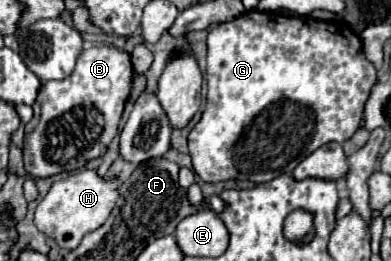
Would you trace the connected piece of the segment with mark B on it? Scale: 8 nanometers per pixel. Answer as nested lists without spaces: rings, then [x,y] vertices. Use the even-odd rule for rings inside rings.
[[[94,46],[80,54],[76,70],[72,76],[58,82],[42,82],[38,90],[38,98],[34,102],[34,118],[26,124],[24,136],[24,168],[32,178],[48,178],[60,172],[72,172],[84,168],[90,160],[104,156],[108,144],[118,132],[118,122],[124,112],[124,104],[130,96],[132,88],[132,62],[130,54],[122,52],[114,46]]]

